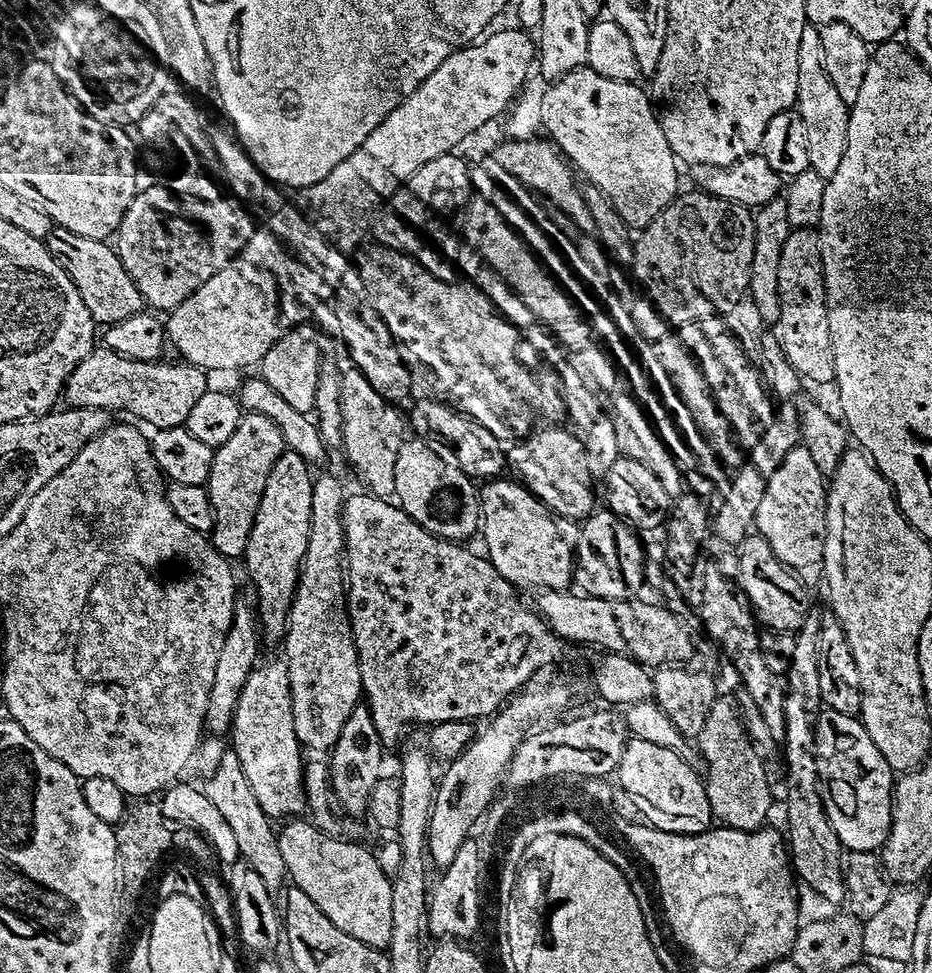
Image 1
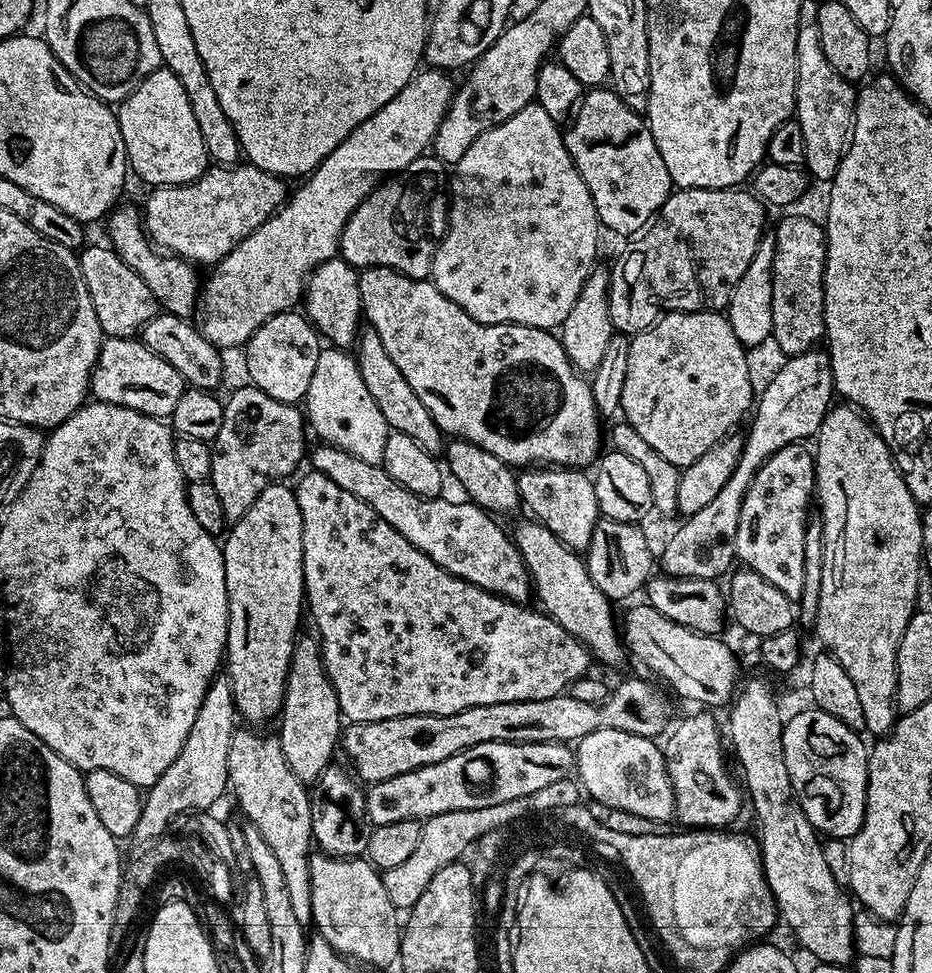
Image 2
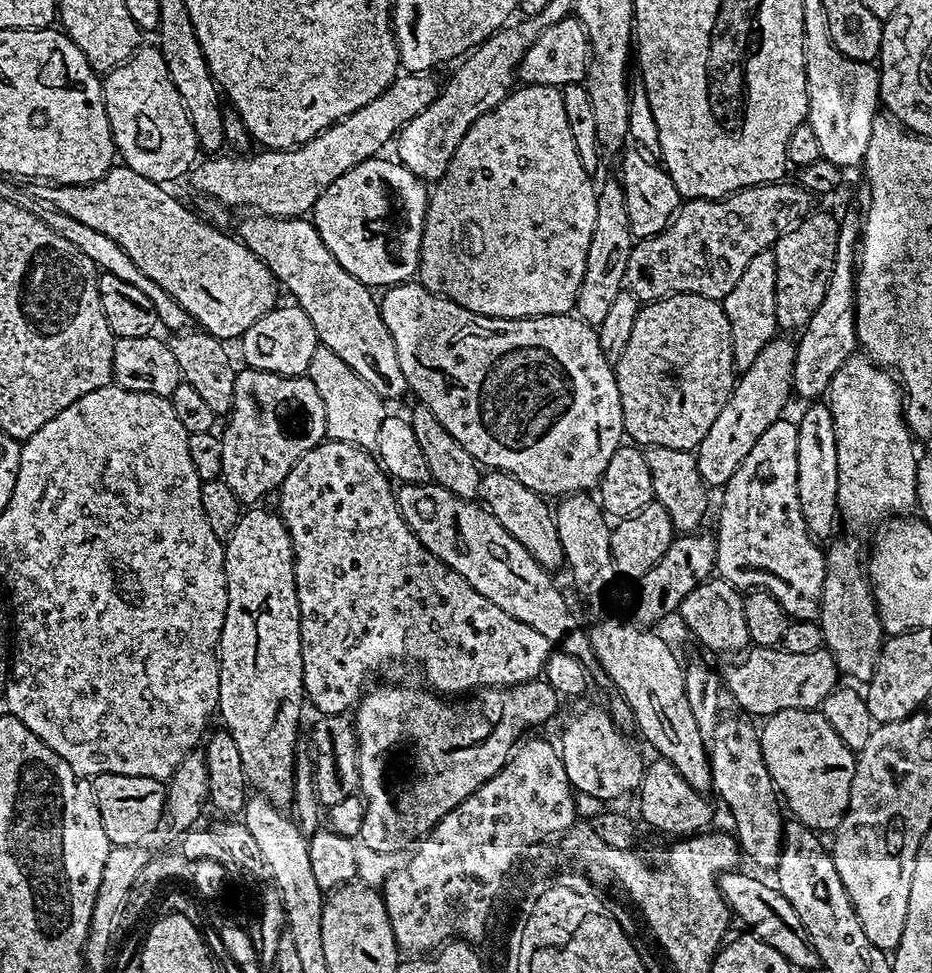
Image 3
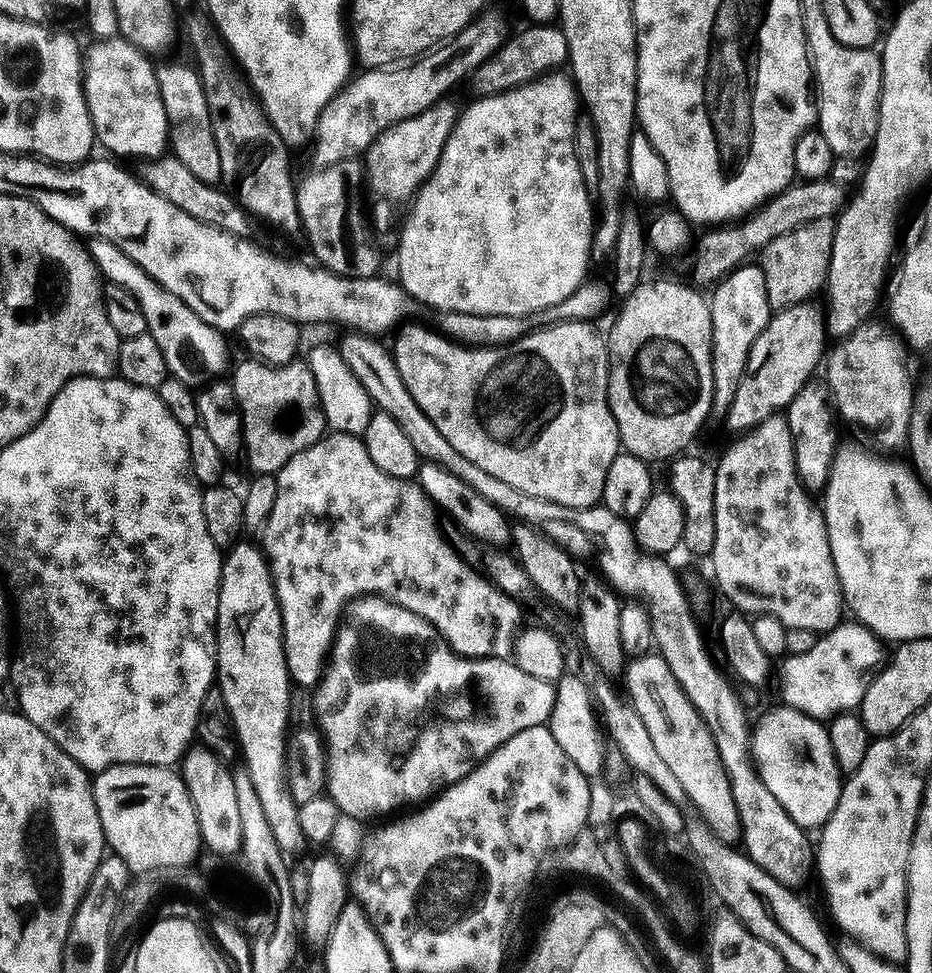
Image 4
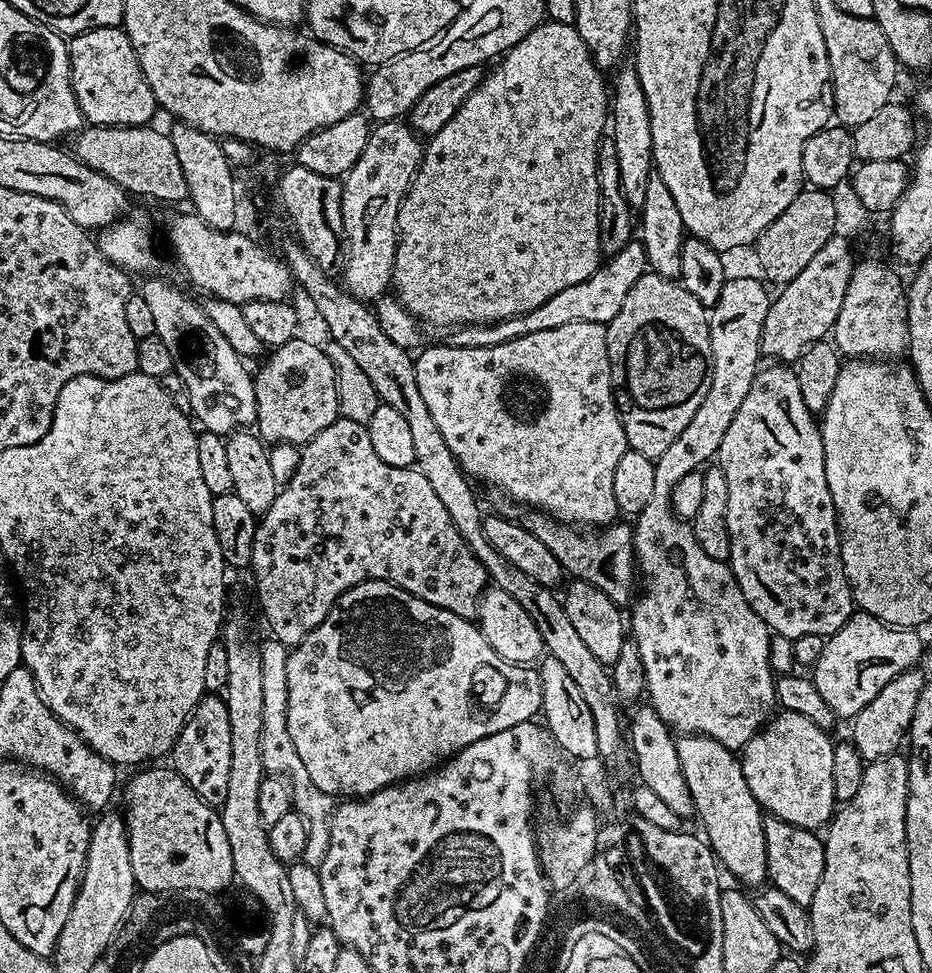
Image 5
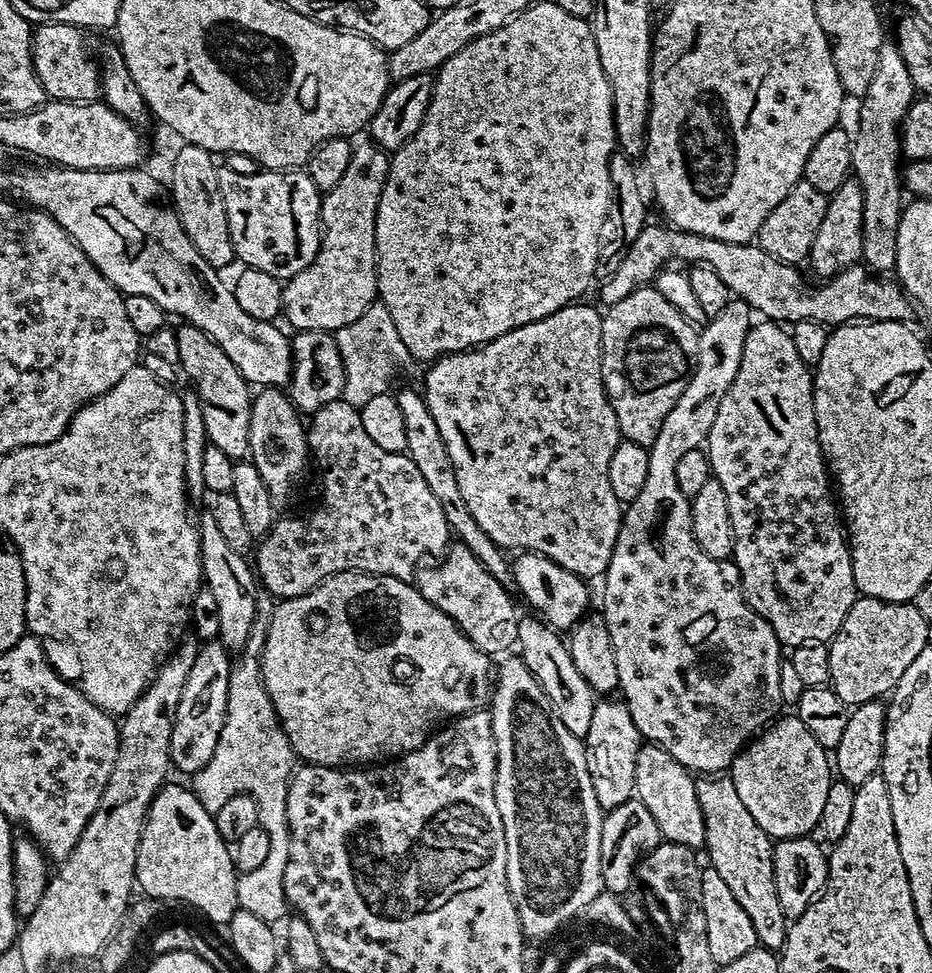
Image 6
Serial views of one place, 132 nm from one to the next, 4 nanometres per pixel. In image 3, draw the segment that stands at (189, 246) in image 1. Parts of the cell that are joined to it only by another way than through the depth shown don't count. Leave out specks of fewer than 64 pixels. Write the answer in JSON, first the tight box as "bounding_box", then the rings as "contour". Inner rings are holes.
{"bounding_box":[191,74,438,218],"contour":[[[404,74],[393,80],[392,85],[378,98],[374,98],[366,106],[354,110],[346,118],[336,121],[335,124],[320,132],[310,142],[300,145],[299,148],[285,148],[283,150],[260,150],[257,156],[224,156],[212,154],[201,159],[191,169],[192,184],[204,196],[217,200],[220,204],[229,204],[240,210],[255,210],[265,216],[282,216],[285,218],[304,218],[311,213],[320,195],[334,182],[334,178],[342,178],[346,170],[358,166],[362,162],[373,159],[387,144],[393,143],[394,137],[405,128],[418,114],[422,114],[436,101],[438,84],[432,81],[428,74]]]}

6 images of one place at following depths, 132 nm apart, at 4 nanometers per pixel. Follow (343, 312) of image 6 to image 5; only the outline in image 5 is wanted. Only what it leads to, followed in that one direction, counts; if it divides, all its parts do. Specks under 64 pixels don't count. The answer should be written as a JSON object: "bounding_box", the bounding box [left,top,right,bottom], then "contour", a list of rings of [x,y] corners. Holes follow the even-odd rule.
{"bounding_box":[340,119,423,302],"contour":[[[403,119],[381,120],[371,129],[361,157],[343,177],[340,209],[348,261],[344,263],[342,284],[355,300],[375,302],[393,287],[400,204],[423,156],[421,137]]]}

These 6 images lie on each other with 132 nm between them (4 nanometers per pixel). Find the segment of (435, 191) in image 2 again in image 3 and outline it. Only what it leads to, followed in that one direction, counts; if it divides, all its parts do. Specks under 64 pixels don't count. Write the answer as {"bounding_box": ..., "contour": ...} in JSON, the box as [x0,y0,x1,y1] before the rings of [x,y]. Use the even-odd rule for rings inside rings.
{"bounding_box":[310,158,430,286],"contour":[[[384,158],[367,160],[350,170],[346,170],[346,174],[342,174],[342,178],[334,178],[334,182],[330,182],[330,186],[326,186],[326,190],[320,195],[316,205],[313,206],[310,219],[322,242],[326,244],[326,250],[330,250],[330,254],[334,256],[338,266],[342,266],[342,270],[346,270],[346,274],[350,274],[358,282],[369,286],[377,286],[376,284],[395,286],[411,281],[417,275],[418,260],[416,255],[420,251],[419,239],[421,232],[424,231],[424,216],[428,213],[430,192],[403,164],[395,159],[392,159],[393,161],[380,159]],[[403,188],[408,188],[408,237],[399,244],[398,241],[392,240],[391,236],[392,208],[388,205],[388,195],[392,191],[400,192]],[[399,248],[401,260],[395,260],[392,257],[392,252],[398,251]]]}

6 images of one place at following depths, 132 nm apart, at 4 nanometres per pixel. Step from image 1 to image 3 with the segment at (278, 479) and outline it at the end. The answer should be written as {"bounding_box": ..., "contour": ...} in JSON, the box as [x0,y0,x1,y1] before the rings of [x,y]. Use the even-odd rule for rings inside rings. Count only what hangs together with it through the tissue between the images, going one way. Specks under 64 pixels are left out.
{"bounding_box":[217,506,304,809],"contour":[[[252,506],[241,515],[234,534],[228,537],[224,544],[224,573],[226,574],[226,614],[220,635],[217,656],[219,658],[219,702],[218,714],[221,715],[225,729],[229,731],[240,753],[242,768],[247,785],[261,796],[266,797],[276,808],[287,809],[293,798],[293,774],[295,772],[296,740],[298,738],[298,724],[302,706],[304,707],[304,679],[302,678],[302,650],[300,634],[300,611],[296,598],[296,583],[292,570],[292,543],[285,530],[284,521],[275,511],[267,512],[264,506]]]}

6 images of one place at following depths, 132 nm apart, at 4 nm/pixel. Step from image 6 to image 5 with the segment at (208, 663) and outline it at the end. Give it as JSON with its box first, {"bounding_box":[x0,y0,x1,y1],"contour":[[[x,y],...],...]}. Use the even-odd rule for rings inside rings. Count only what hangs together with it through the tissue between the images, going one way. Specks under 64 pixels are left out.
{"bounding_box":[170,694,230,806],"contour":[[[206,694],[188,716],[188,721],[181,728],[170,753],[171,767],[202,798],[202,802],[219,806],[226,802],[227,781],[230,779],[230,714],[223,699],[216,694]]]}

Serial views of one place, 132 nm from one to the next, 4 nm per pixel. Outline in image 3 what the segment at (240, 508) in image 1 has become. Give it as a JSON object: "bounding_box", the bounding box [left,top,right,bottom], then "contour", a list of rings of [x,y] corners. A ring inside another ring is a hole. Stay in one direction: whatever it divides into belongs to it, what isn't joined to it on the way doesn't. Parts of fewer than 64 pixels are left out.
{"bounding_box":[220,367,326,506],"contour":[[[246,367],[243,372],[236,374],[234,402],[232,403],[232,411],[228,422],[228,429],[222,432],[220,436],[220,441],[222,442],[222,470],[220,471],[220,475],[226,482],[226,486],[230,486],[230,490],[234,490],[234,494],[240,499],[241,505],[252,506],[257,502],[263,501],[260,499],[267,492],[275,493],[279,489],[281,482],[286,478],[286,474],[290,474],[294,462],[298,462],[298,458],[302,458],[302,454],[306,454],[306,450],[314,450],[314,446],[318,446],[325,439],[326,406],[322,406],[322,397],[318,395],[318,390],[314,386],[314,382],[309,380],[307,375],[279,376],[278,374],[270,374],[269,372],[260,372],[257,368]]]}

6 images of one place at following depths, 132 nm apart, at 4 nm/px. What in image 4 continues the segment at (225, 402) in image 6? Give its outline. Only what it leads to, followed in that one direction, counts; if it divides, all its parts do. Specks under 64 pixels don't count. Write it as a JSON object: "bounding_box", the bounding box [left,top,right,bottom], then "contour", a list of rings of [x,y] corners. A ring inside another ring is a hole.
{"bounding_box":[87,238,228,386],"contour":[[[95,238],[89,239],[87,245],[103,279],[130,290],[130,294],[138,298],[138,306],[142,306],[142,314],[146,314],[147,335],[158,342],[158,350],[162,350],[171,376],[189,386],[207,386],[224,376],[223,372],[228,368],[228,344],[217,329],[211,328],[198,314],[194,314],[182,298],[162,287],[118,246]]]}

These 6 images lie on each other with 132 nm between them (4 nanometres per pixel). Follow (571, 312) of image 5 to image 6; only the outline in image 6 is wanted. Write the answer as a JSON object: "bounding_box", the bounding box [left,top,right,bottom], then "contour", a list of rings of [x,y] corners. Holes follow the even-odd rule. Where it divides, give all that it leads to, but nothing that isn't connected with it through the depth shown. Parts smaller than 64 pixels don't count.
{"bounding_box":[600,222,914,326],"contour":[[[649,222],[645,224],[638,238],[632,244],[627,245],[626,251],[628,253],[625,254],[624,261],[621,262],[616,273],[600,288],[600,296],[608,303],[608,306],[615,306],[634,290],[651,285],[665,266],[671,265],[673,262],[680,262],[676,260],[685,260],[685,265],[688,266],[693,264],[710,266],[718,274],[718,278],[722,278],[722,282],[726,282],[728,291],[733,297],[747,301],[759,315],[760,312],[764,315],[761,317],[772,322],[787,322],[789,325],[795,326],[799,320],[816,320],[825,326],[839,326],[861,320],[907,321],[908,315],[912,312],[912,304],[914,308],[913,297],[905,291],[898,279],[887,280],[889,278],[887,275],[877,274],[873,269],[860,262],[853,264],[852,267],[844,268],[834,276],[827,277],[815,288],[814,285],[804,281],[803,274],[799,272],[801,269],[797,265],[789,264],[779,256],[772,255],[765,248],[761,248],[759,243],[722,242],[718,238],[699,236],[697,232],[682,232],[671,226],[663,227],[659,228],[655,222]]]}

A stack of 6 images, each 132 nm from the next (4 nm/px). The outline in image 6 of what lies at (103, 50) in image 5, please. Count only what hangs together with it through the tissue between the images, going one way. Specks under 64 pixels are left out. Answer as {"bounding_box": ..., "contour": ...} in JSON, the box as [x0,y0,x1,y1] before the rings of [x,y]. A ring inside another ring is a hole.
{"bounding_box":[32,24,102,102],"contour":[[[42,24],[32,35],[32,64],[36,67],[38,78],[42,82],[45,93],[54,100],[70,102],[96,102],[102,96],[102,68],[92,57],[92,48],[88,45],[85,29],[76,28],[73,24]]]}

